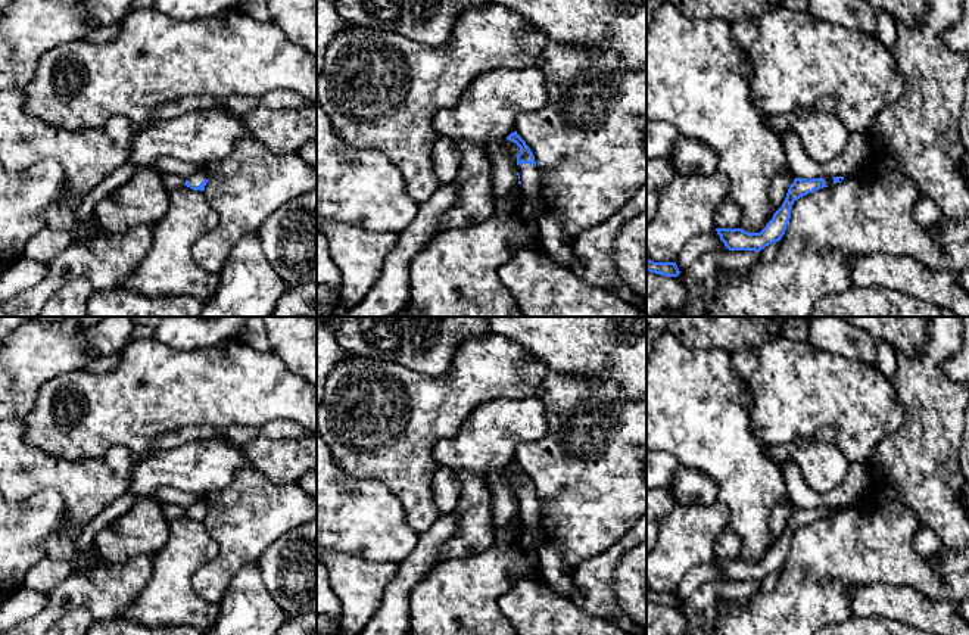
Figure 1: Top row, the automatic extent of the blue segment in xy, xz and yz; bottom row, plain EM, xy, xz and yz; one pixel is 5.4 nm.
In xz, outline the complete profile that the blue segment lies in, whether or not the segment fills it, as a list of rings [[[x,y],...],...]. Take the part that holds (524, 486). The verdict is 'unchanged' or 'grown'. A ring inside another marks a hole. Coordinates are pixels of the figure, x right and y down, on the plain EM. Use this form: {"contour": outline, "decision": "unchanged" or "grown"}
{"contour": [[[511,463],[507,470],[515,473],[520,477],[517,485],[517,505],[518,514],[530,532],[539,539],[545,541],[543,526],[539,514],[539,501],[536,498],[535,486],[526,471],[517,464]]], "decision": "grown"}

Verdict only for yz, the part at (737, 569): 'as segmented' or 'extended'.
extended

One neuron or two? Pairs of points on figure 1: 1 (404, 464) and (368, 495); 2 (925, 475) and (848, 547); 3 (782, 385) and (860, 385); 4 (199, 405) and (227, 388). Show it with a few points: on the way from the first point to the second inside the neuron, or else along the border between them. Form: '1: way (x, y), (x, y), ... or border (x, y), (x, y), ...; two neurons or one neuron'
1: border (349, 476), (380, 481), (398, 498), (404, 511); two neurons
2: border (871, 492), (876, 497), (900, 501), (922, 522); two neurons
3: way (801, 385), (841, 385); one neuron
4: way (206, 398), (220, 388); one neuron

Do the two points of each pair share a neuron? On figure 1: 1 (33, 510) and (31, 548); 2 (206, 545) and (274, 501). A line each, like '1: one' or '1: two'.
1: one
2: two

